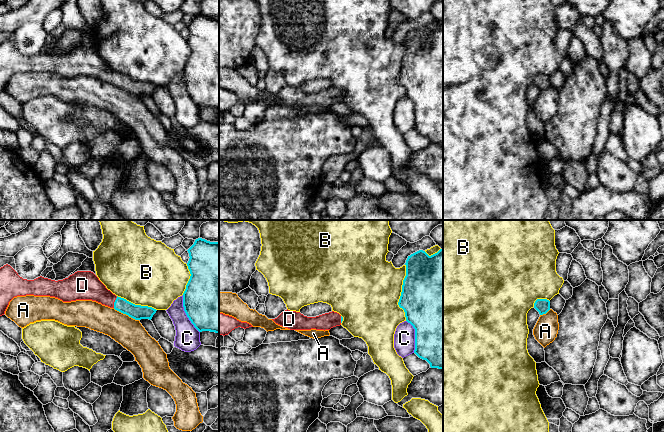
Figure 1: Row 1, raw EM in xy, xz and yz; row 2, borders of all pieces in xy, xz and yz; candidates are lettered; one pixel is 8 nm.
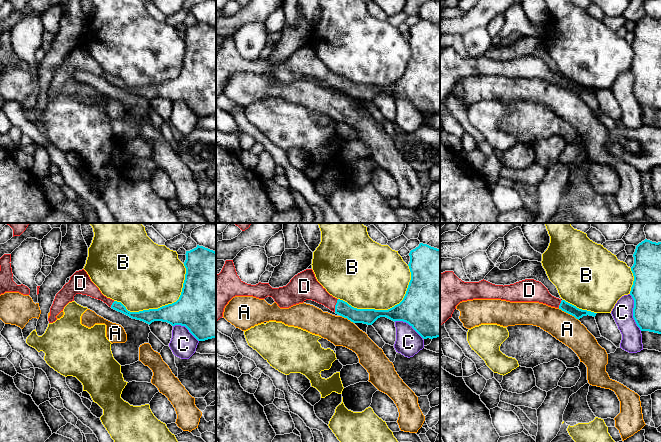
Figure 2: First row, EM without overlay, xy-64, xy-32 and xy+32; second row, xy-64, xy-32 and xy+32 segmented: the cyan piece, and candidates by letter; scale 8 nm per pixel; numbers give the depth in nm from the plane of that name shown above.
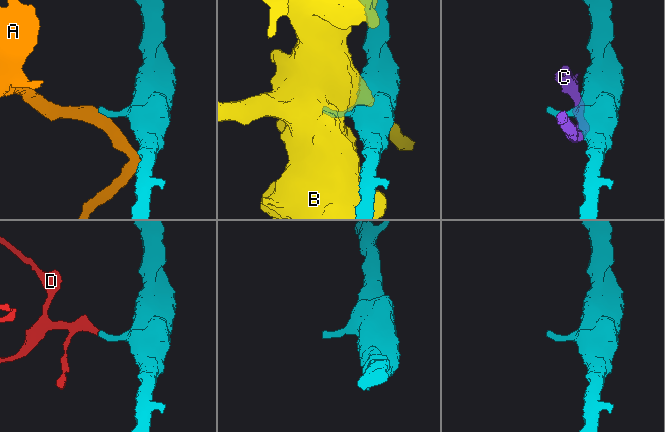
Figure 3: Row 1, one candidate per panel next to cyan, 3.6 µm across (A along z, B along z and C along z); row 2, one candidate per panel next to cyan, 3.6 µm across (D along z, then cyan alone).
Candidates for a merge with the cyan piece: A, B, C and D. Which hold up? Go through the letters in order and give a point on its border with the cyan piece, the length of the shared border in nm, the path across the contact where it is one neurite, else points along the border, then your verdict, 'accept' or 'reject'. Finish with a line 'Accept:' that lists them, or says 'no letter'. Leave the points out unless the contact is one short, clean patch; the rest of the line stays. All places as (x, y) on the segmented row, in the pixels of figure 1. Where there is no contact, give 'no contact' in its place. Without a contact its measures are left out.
A: meets cyan in xy at (126, 314); contact 220 nm long; reject
B: meets cyan in xz at (401, 292); contact 460 nm long; reject
C: meets cyan in xy at (186, 314); contact 340 nm long; reject
D: meets cyan in xy at (114, 302); contact 100 nm long; runs through xy (137, 312), (114, 302), (88, 286); accept
Accept: D

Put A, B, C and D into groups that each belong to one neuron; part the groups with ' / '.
A / B / C / D

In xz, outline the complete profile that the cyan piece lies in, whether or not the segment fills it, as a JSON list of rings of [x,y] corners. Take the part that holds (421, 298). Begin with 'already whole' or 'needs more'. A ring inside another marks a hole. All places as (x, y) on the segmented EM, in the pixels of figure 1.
already whole; [[[443,249],[431,256],[419,250],[408,256],[405,265],[406,276],[398,305],[405,312],[406,321],[415,329],[414,353],[426,360],[431,368],[443,369]]]

